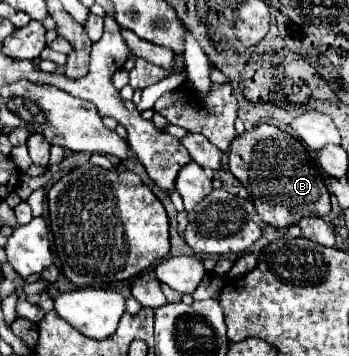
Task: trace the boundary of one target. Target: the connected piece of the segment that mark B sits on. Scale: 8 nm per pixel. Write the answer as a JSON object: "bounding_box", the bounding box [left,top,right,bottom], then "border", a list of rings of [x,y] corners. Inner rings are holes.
{"bounding_box":[229,123,331,229],"border":[[[259,123],[255,129],[237,135],[229,147],[229,169],[249,191],[259,217],[271,227],[285,229],[299,223],[301,217],[325,217],[331,211],[329,191],[317,161],[301,141],[279,127]]]}

